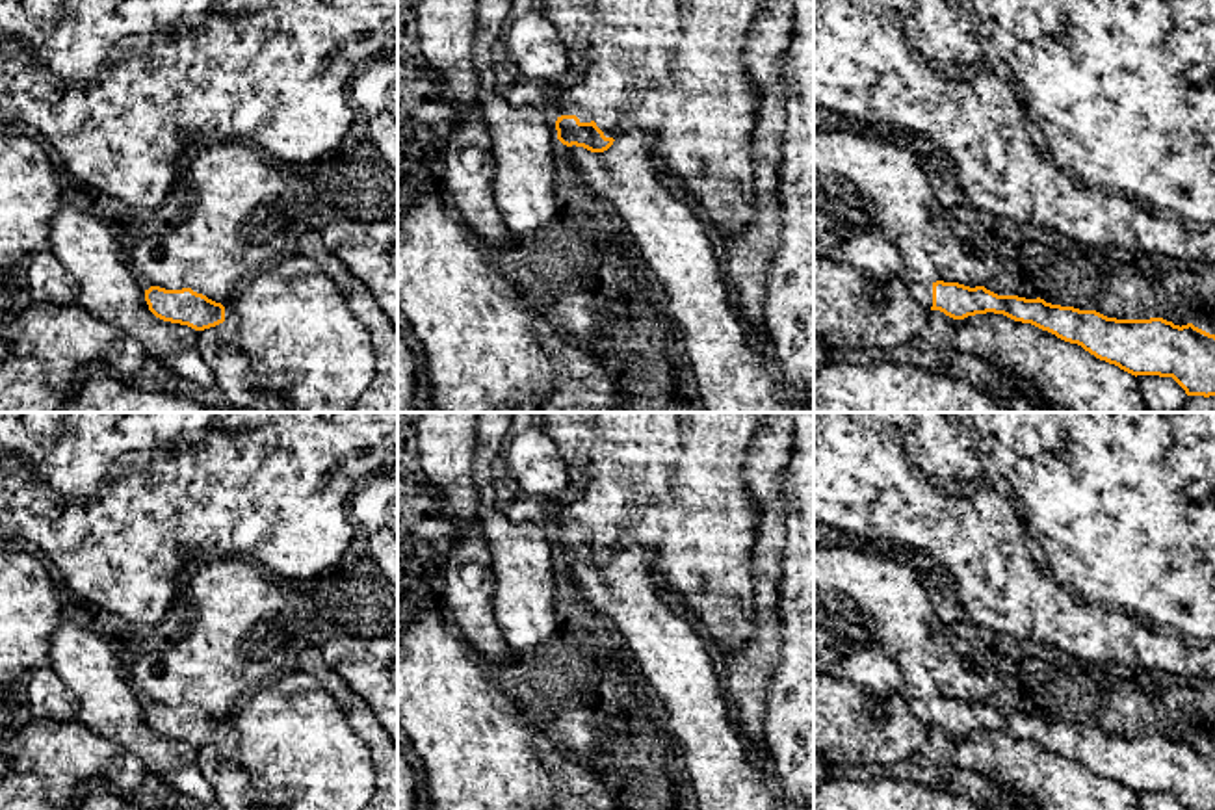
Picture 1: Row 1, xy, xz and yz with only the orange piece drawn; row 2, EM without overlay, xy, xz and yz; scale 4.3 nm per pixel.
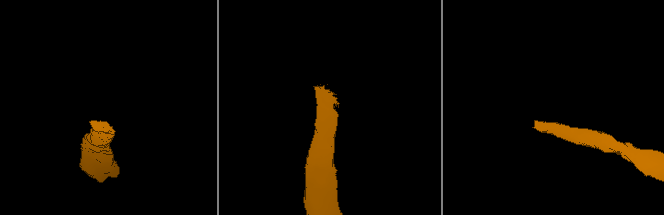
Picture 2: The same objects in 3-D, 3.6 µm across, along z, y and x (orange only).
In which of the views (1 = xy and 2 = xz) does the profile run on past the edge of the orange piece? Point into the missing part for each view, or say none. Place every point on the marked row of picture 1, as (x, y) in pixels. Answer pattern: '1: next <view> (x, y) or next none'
1: next none
2: next xz (628, 58)

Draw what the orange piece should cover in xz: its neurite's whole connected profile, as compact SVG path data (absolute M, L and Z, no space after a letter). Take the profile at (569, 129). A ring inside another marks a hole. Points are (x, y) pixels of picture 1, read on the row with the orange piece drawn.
M598 0L585 76L565 91L563 115L555 121L557 139L567 147L604 152L624 126L652 132L661 123L660 102L671 89L676 0Z

